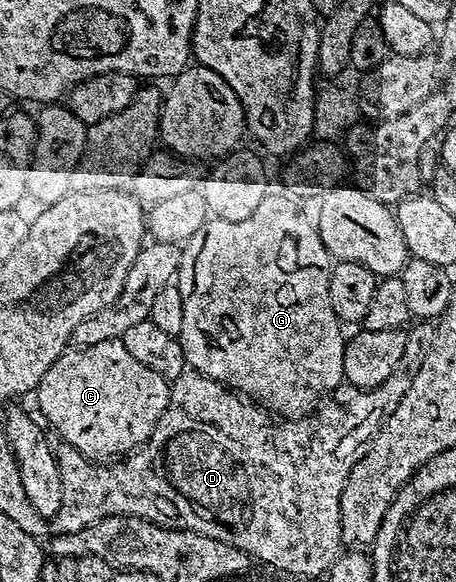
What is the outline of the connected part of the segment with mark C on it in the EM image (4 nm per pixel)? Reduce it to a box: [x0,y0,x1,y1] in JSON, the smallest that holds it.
[37,339,168,461]

